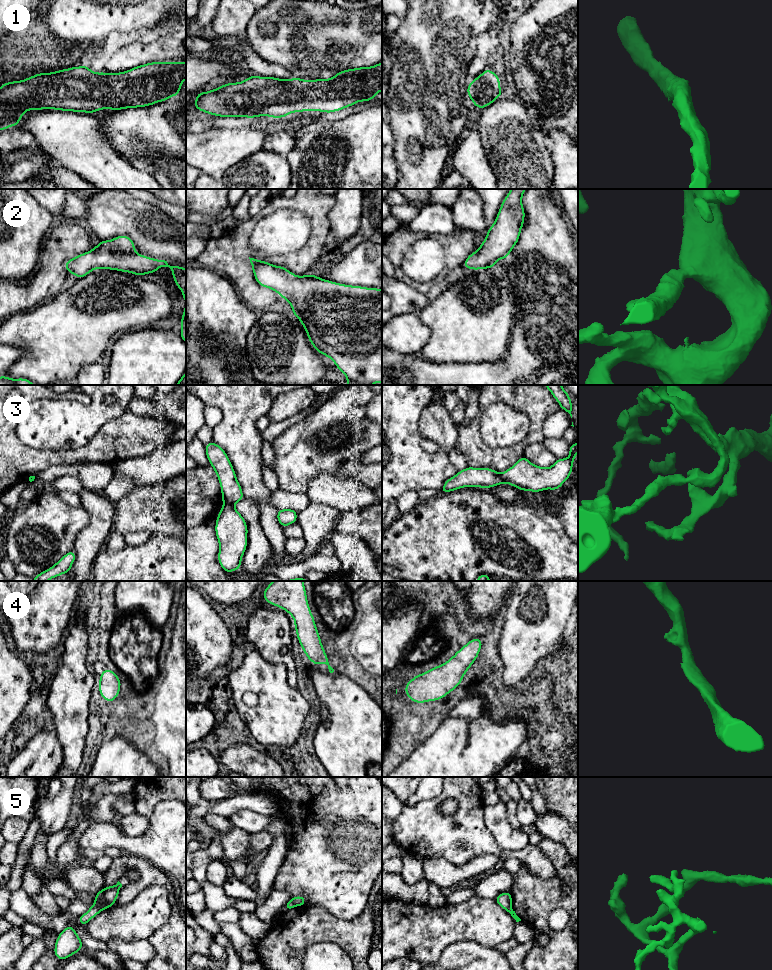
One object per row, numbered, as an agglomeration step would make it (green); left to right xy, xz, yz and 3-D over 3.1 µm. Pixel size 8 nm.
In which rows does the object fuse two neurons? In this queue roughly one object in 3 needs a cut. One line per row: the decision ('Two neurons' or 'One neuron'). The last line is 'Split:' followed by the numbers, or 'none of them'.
1: One neuron
2: One neuron
3: Two neurons
4: One neuron
5: Two neurons
Split: 3, 5

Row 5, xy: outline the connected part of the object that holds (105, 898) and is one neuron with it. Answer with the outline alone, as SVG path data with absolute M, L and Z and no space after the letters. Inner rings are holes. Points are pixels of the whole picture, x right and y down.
M118 881L115 886L107 886L95 894L94 905L101 911L113 906L119 894L122 884Z

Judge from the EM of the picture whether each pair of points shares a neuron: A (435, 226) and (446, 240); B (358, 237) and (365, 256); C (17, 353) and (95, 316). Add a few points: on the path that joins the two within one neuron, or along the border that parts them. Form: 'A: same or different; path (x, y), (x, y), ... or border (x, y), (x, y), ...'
A: different; border (455, 228), (451, 232), (435, 236)
B: different; border (371, 241), (361, 241), (351, 250), (344, 253)
C: same; path (36, 345), (49, 344), (76, 326)

